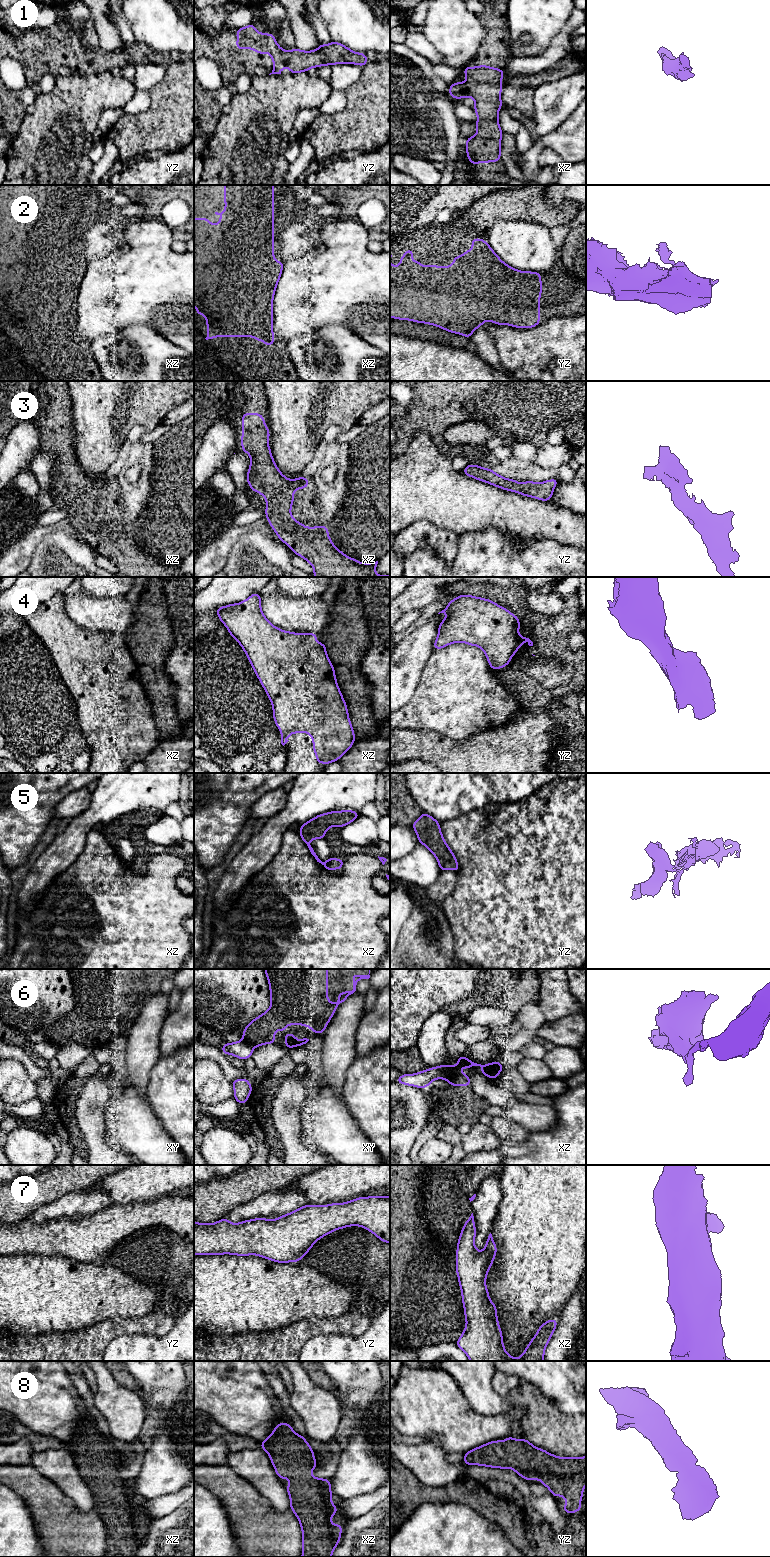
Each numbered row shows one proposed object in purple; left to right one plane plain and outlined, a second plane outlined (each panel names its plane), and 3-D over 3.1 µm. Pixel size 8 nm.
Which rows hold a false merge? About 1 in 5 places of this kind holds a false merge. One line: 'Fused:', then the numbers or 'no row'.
Fused: 2, 6

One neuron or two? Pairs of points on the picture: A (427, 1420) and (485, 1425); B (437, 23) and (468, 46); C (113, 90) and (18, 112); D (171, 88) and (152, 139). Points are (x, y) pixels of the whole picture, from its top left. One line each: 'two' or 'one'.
A: one
B: one
C: two
D: one

